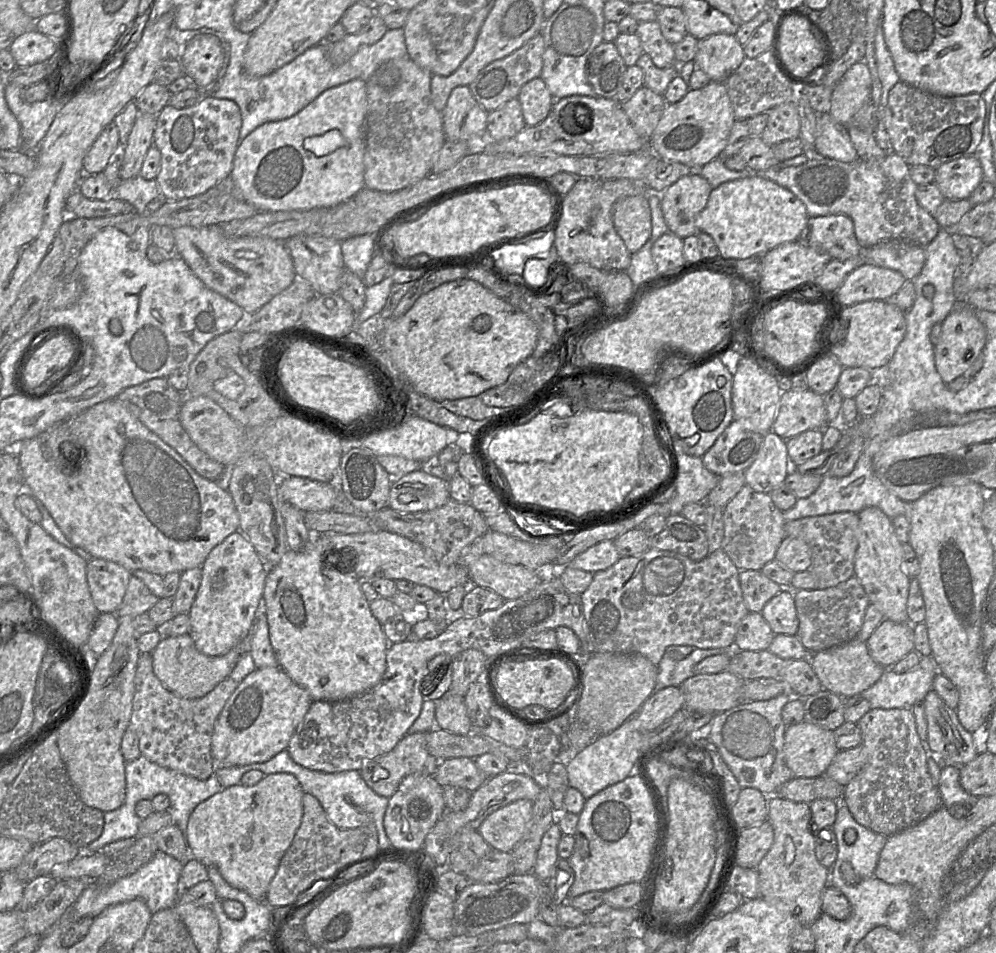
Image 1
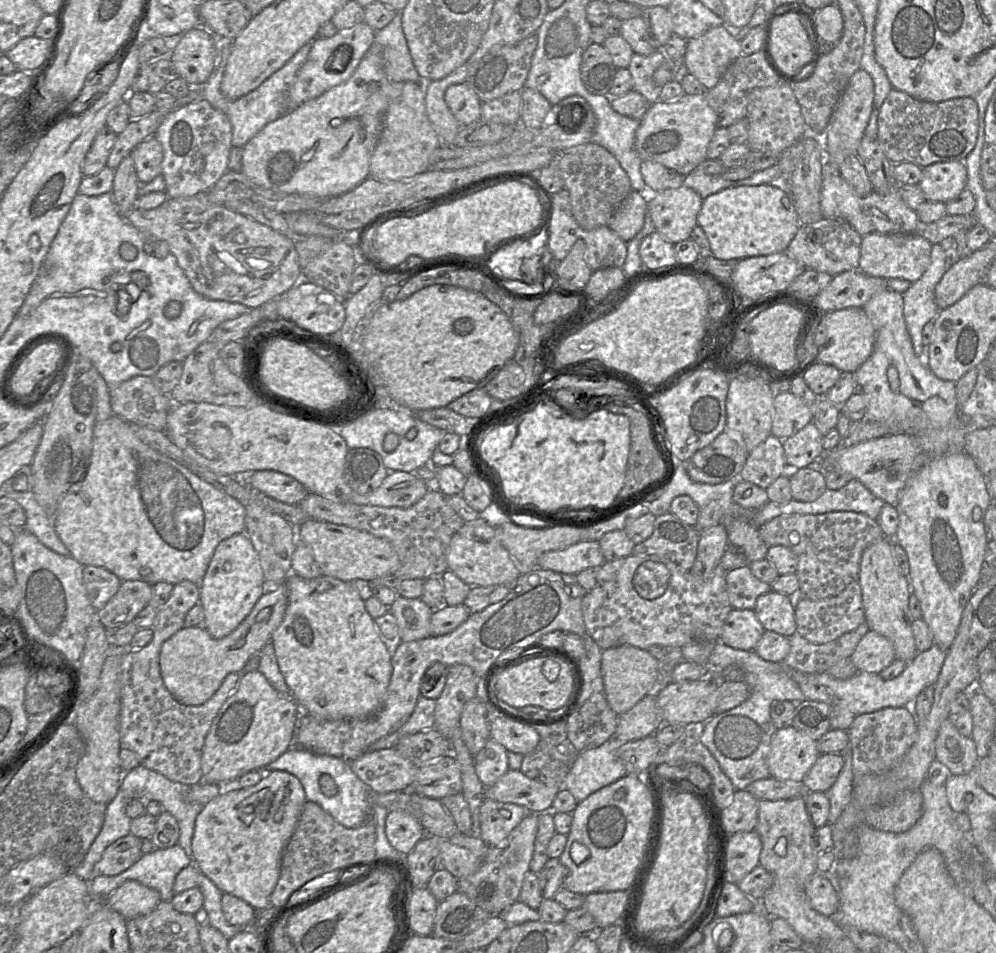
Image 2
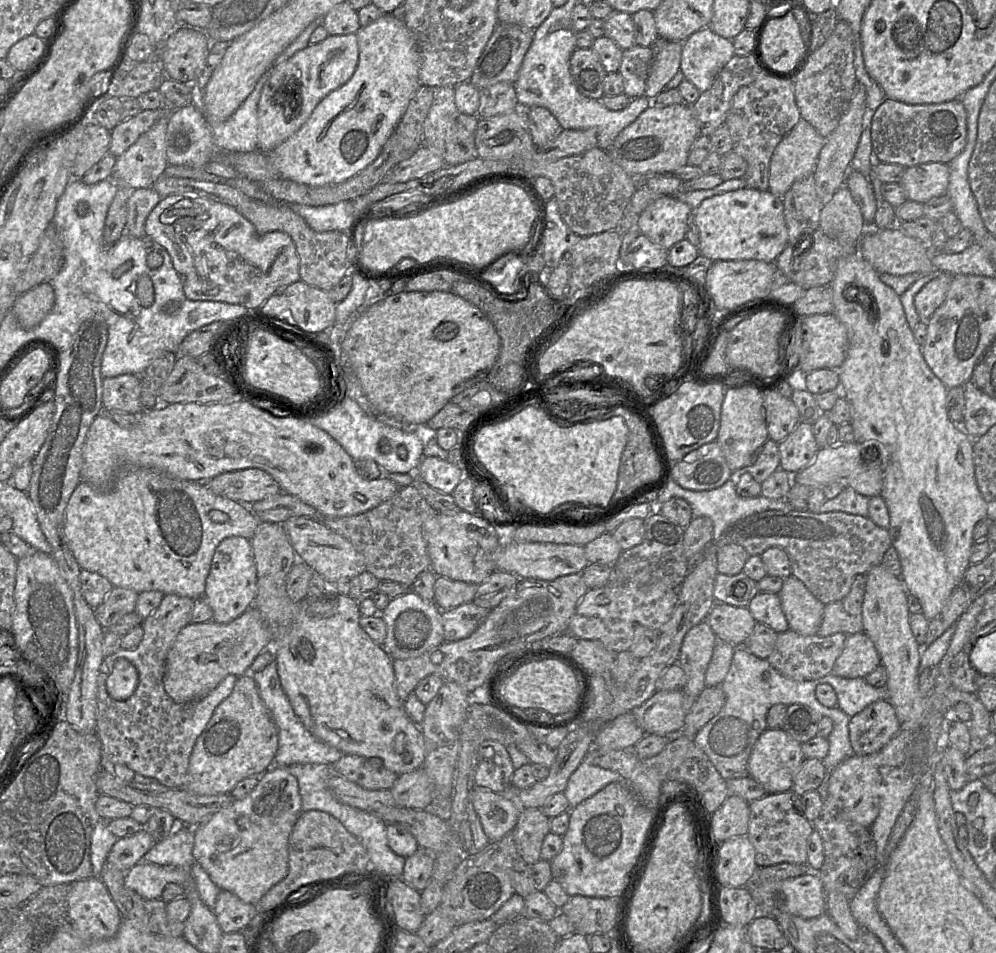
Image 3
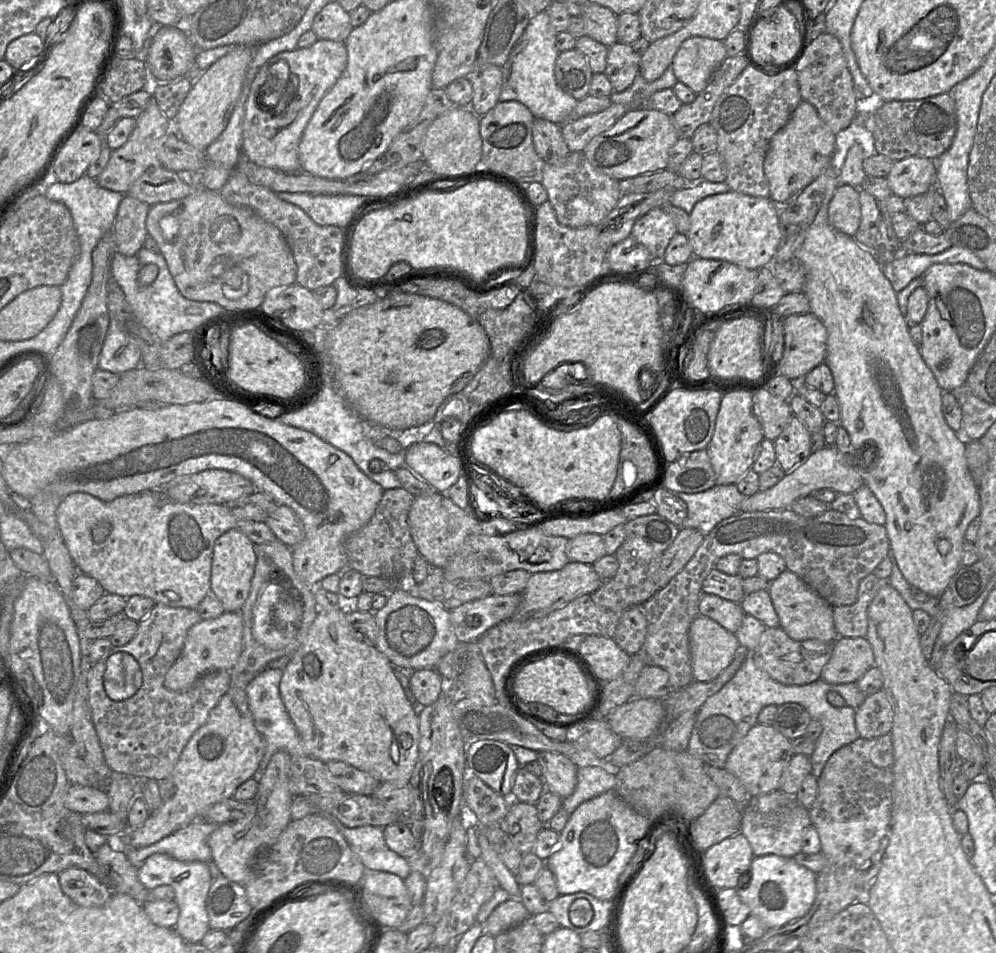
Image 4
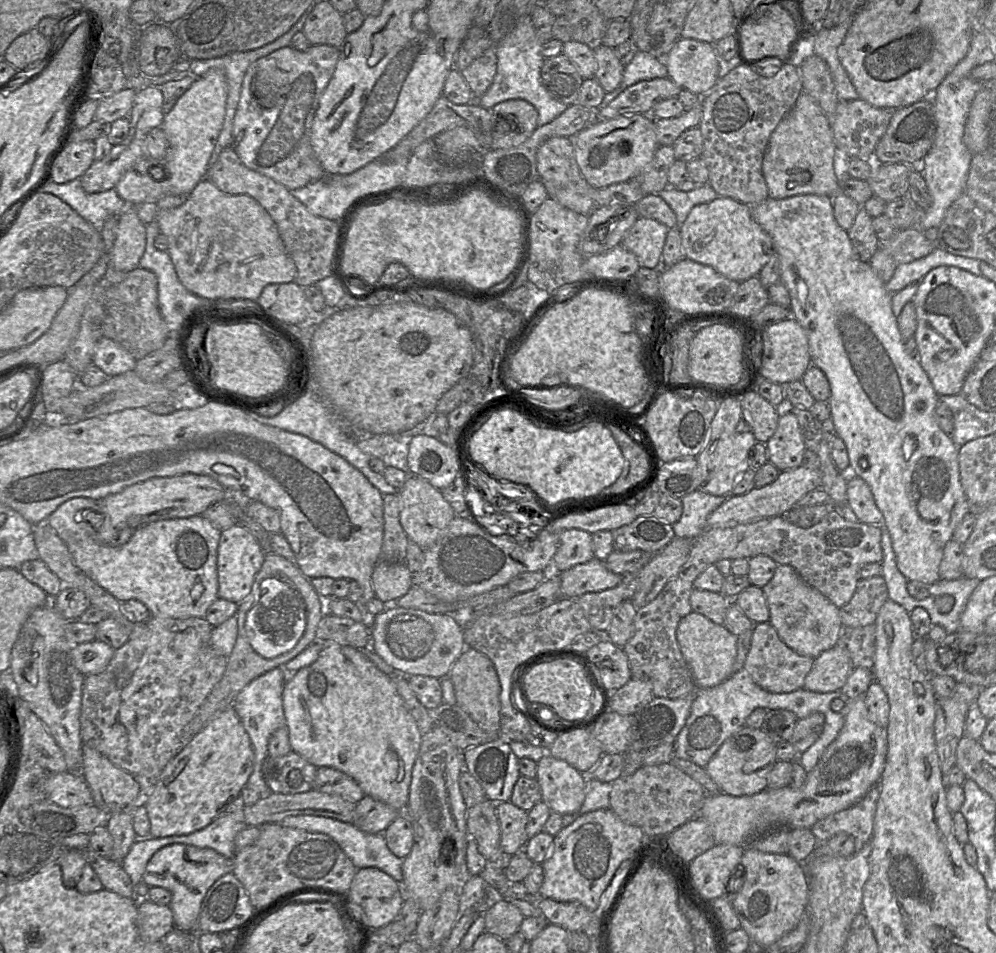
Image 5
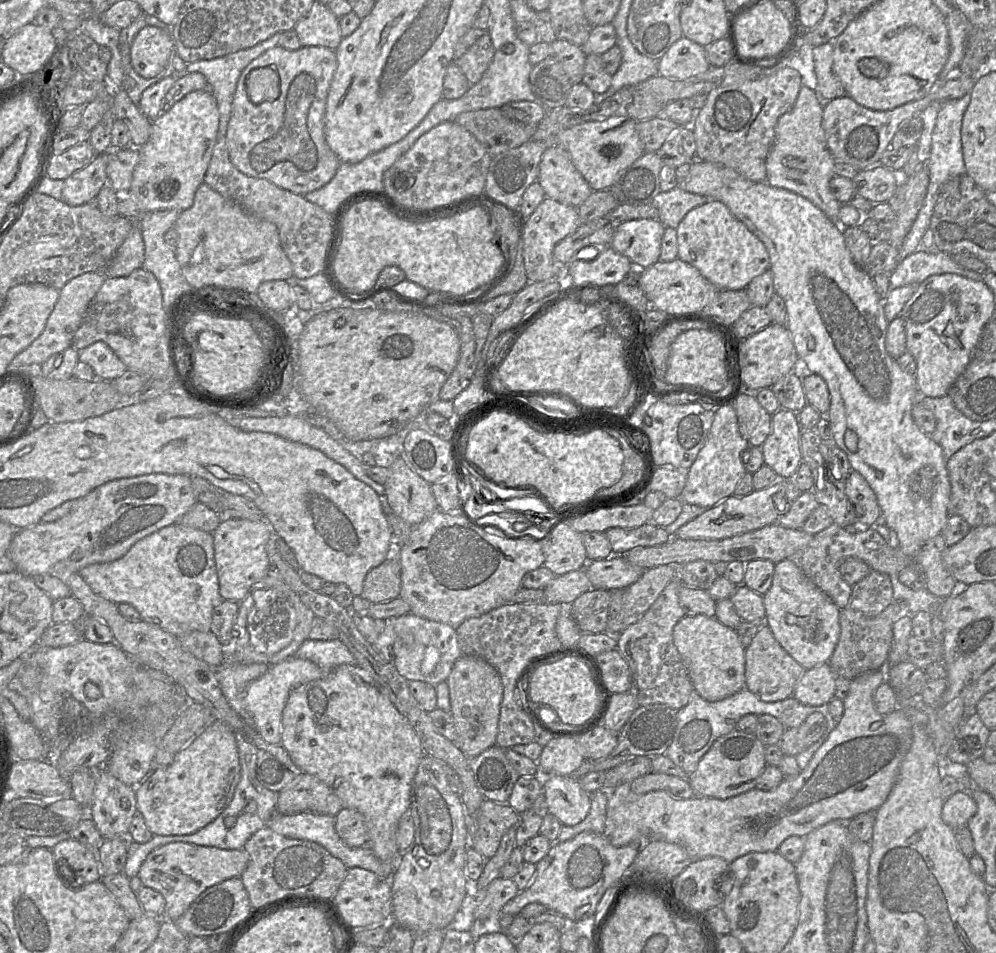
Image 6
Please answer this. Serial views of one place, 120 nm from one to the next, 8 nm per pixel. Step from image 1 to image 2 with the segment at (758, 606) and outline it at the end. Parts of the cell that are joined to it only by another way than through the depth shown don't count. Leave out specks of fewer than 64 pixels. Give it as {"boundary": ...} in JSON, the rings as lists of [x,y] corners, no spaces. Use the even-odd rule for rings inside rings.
{"boundary":[[[748,565],[727,572],[726,588],[731,606],[740,610],[754,610],[757,598],[771,591],[771,585],[755,577]]]}

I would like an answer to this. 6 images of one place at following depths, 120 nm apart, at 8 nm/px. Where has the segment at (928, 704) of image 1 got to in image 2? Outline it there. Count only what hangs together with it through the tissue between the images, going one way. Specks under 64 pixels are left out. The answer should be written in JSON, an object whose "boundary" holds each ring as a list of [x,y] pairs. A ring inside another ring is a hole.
{"boundary":[[[952,716],[940,725],[935,740],[935,759],[945,765],[951,775],[972,773],[979,760],[977,747],[971,736],[962,736],[957,731]]]}

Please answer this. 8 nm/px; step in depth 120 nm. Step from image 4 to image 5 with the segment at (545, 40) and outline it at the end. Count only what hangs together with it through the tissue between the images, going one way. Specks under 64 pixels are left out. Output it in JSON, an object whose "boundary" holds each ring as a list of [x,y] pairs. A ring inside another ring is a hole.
{"boundary":[[[523,16],[516,27],[501,39],[495,46],[497,69],[492,84],[476,101],[486,109],[510,100],[523,99],[532,104],[538,111],[537,127],[542,127],[560,116],[568,105],[554,99],[541,82],[540,71],[545,58],[542,55],[543,42],[538,38],[530,16]]]}

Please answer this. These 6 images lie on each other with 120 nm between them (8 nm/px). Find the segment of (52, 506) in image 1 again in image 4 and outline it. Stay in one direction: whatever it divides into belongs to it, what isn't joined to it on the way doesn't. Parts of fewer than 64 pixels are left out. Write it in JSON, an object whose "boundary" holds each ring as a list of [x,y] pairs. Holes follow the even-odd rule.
{"boundary":[[[145,491],[137,494],[123,495],[111,502],[102,501],[88,493],[74,492],[63,498],[56,511],[57,523],[64,543],[79,572],[94,578],[102,586],[105,593],[112,593],[129,598],[133,595],[141,595],[152,599],[155,604],[168,607],[196,609],[198,604],[210,593],[210,576],[213,546],[215,541],[223,533],[230,529],[238,529],[244,533],[253,544],[264,544],[275,541],[277,538],[264,522],[243,520],[235,517],[224,504],[184,504],[169,500],[162,491]]]}

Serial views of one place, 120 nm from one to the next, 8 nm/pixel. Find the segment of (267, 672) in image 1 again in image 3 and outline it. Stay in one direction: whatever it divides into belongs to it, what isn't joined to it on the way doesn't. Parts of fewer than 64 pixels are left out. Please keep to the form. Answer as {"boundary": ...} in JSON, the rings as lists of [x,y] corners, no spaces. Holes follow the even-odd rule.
{"boundary":[[[251,673],[240,676],[232,693],[215,709],[210,721],[200,734],[190,755],[188,773],[181,787],[197,795],[230,794],[241,780],[257,776],[260,779],[278,749],[278,729],[262,701]]]}

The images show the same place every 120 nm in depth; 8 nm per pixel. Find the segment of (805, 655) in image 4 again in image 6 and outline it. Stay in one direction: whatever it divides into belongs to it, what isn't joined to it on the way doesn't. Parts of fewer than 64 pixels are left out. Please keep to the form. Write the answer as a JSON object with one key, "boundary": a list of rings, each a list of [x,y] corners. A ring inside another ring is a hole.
{"boundary":[[[763,624],[752,642],[745,648],[745,687],[764,702],[776,702],[792,697],[806,670],[779,644],[771,629]]]}

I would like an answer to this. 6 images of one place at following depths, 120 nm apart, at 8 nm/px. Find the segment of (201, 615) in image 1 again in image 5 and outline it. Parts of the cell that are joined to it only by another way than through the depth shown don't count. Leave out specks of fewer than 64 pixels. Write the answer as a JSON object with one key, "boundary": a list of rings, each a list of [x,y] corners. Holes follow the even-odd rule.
{"boundary":[[[233,525],[221,531],[217,549],[218,597],[239,604],[250,593],[265,553],[256,538],[242,525]]]}

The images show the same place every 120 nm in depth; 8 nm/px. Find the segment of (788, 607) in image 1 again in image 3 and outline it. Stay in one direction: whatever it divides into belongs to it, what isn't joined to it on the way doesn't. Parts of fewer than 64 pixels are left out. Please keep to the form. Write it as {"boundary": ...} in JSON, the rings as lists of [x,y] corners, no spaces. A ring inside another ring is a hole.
{"boundary":[[[759,592],[750,601],[748,609],[757,623],[769,626],[777,634],[789,630],[777,593]]]}

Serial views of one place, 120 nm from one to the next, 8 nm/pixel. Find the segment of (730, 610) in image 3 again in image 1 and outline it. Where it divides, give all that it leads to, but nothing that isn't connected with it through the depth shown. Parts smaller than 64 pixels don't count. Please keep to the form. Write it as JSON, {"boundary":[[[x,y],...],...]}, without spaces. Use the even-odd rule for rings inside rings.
{"boundary":[[[749,612],[740,622],[733,648],[736,651],[768,650],[774,636],[761,612]]]}

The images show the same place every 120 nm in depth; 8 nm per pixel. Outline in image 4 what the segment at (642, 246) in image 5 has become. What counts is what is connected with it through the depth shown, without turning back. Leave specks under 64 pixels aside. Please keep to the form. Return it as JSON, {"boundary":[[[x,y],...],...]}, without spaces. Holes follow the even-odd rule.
{"boundary":[[[655,207],[635,222],[631,236],[649,250],[654,262],[662,260],[671,238],[677,232],[673,218],[662,207]]]}

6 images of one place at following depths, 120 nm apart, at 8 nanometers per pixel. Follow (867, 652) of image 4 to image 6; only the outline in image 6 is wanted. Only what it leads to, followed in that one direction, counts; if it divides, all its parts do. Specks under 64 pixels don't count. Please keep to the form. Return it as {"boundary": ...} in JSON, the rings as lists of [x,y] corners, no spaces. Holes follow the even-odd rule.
{"boundary":[[[828,662],[808,669],[796,685],[792,697],[809,706],[828,704],[834,697],[837,677]]]}

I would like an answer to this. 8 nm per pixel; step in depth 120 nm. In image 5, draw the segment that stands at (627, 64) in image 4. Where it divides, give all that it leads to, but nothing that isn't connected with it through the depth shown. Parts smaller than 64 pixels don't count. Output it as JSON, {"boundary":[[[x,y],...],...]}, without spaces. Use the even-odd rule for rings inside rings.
{"boundary":[[[600,45],[593,51],[597,62],[594,78],[605,92],[612,92],[619,86],[625,66],[620,63],[614,48]]]}

